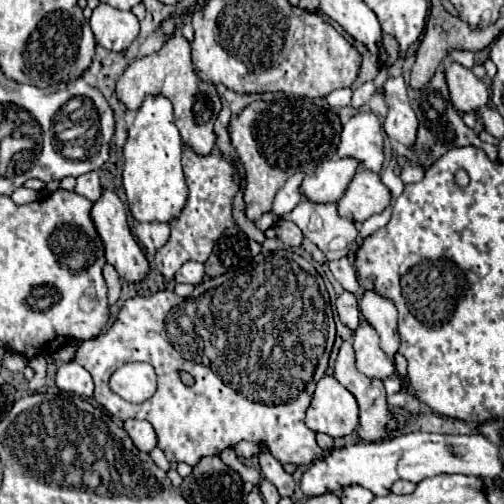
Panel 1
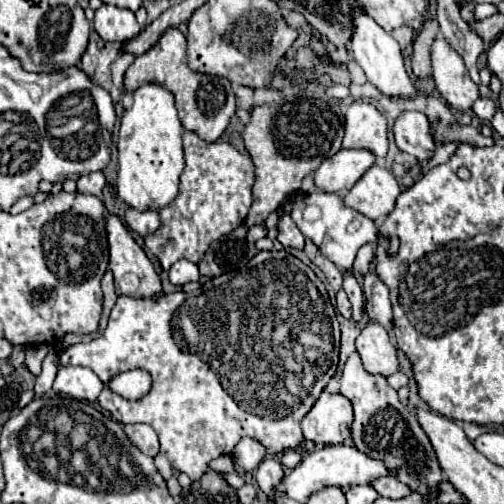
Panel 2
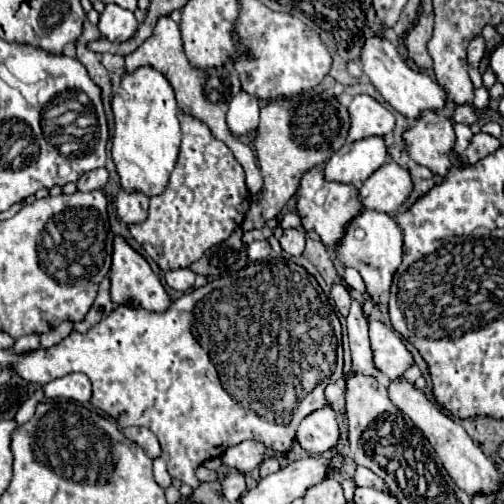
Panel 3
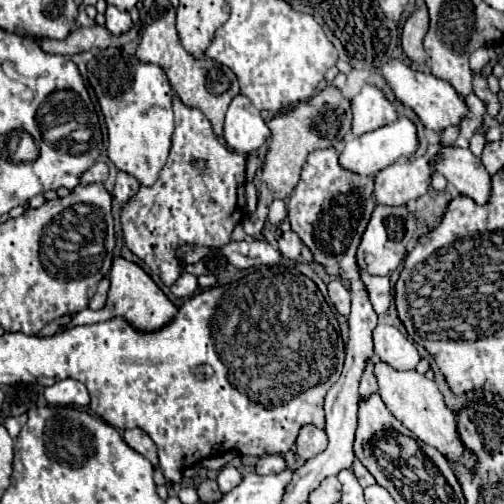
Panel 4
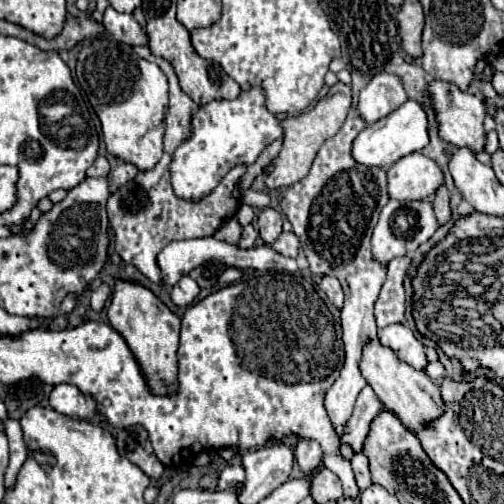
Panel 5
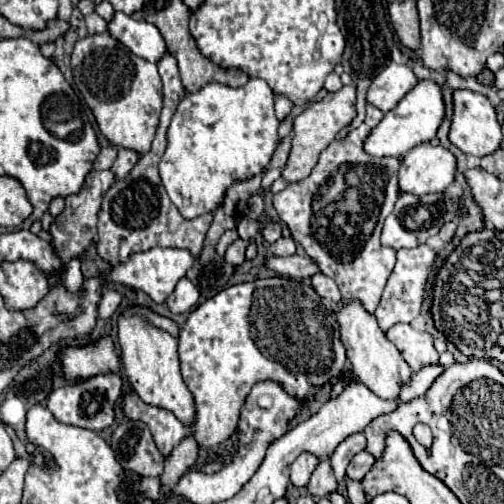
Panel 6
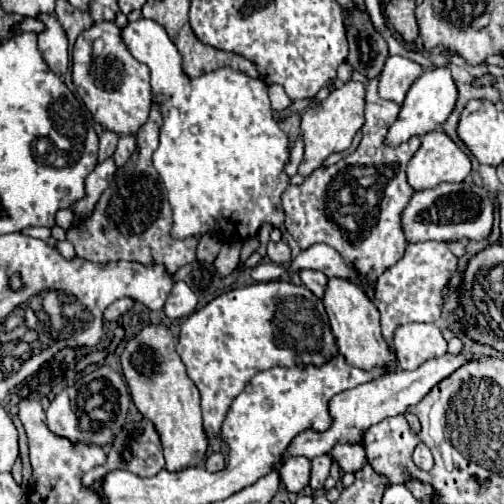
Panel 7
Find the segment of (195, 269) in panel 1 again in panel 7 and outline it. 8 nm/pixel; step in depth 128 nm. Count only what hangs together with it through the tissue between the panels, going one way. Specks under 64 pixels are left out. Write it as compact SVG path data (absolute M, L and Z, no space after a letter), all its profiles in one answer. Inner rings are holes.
M176 282L176 286L172 288L166 304L164 304L164 312L168 318L184 318L190 316L196 310L198 298L196 294L188 288L186 282Z

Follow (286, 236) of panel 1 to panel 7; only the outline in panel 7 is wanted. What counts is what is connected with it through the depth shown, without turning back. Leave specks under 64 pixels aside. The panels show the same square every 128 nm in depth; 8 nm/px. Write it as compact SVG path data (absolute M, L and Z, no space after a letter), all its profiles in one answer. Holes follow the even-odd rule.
M270 242L268 244L268 258L274 264L288 264L290 262L290 246L286 242Z

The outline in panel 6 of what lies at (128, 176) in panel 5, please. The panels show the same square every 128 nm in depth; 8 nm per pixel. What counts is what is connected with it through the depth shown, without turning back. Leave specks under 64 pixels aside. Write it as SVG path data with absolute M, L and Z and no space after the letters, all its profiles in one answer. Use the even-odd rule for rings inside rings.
M120 148L120 150L118 150L118 158L116 158L114 166L110 168L110 170L114 172L116 180L122 180L122 178L126 178L126 176L128 176L128 172L134 168L136 160L138 160L138 154L136 154L136 152Z

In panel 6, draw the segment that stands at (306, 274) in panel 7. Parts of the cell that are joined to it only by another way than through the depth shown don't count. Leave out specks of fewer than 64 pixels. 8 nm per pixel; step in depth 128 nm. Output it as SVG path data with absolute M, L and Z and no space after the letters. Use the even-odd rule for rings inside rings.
M314 274L312 276L312 286L314 286L314 290L320 298L326 298L334 304L340 304L340 290L338 290L338 286L332 278L328 278L324 274Z

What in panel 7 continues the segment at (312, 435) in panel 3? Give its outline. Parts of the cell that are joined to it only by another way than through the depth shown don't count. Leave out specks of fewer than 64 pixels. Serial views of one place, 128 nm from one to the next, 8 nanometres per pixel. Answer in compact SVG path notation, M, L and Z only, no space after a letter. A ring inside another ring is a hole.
M304 456L288 458L280 470L280 476L288 492L302 492L310 480L310 460Z

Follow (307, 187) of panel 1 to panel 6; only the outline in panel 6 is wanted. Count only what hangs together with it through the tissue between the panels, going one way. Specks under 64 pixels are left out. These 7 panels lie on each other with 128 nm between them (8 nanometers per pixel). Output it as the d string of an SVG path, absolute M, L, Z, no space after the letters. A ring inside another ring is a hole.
M422 80L418 82L400 102L396 108L392 108L390 112L384 114L384 118L380 120L380 124L376 128L372 128L370 136L366 136L364 140L364 152L368 152L370 156L404 156L408 150L412 150L416 144L424 144L430 142L432 138L436 138L436 130L442 124L444 118L444 100L442 100L442 90L430 82L430 80Z

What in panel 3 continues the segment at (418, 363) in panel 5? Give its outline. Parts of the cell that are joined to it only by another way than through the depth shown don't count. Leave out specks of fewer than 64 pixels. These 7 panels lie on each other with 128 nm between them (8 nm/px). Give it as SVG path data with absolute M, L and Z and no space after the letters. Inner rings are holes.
M378 320L370 322L370 348L376 368L388 380L400 378L402 372L414 364L412 354L406 350L404 342L384 322Z

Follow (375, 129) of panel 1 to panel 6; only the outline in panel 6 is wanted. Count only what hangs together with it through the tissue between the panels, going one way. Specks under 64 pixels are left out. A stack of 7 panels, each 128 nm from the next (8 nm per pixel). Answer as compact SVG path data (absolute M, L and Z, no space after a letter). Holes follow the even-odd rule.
M388 64L370 84L366 92L366 102L382 112L392 110L414 86L418 78L406 64Z

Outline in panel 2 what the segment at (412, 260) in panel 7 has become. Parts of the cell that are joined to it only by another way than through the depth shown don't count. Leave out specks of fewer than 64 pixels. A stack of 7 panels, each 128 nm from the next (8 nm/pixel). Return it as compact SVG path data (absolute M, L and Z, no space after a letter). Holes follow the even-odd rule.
M364 244L360 248L360 254L356 256L354 260L354 272L358 274L366 274L370 270L370 262L372 262L372 256L374 256L374 248L370 244Z

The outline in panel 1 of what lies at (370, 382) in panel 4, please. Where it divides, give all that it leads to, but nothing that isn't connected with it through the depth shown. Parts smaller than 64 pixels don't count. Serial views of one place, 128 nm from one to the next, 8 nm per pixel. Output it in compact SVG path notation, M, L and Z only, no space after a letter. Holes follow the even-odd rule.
M348 258L330 260L328 266L330 266L330 272L334 274L334 278L342 284L344 290L348 290L348 292L358 292L358 288L360 288L358 276L356 276L356 270L354 270L354 266L350 264Z

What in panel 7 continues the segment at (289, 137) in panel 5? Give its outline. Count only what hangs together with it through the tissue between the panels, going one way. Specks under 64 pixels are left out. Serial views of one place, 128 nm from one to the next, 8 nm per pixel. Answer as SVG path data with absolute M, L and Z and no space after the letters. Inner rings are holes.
M346 82L342 88L336 90L336 94L340 98L334 98L336 94L332 94L330 98L326 98L320 104L314 104L312 108L308 108L300 116L300 134L302 134L302 142L304 142L304 160L302 160L300 168L298 168L300 176L310 176L316 168L322 166L322 162L332 152L342 152L342 150L350 148L354 134L364 124L364 92L366 92L364 84ZM346 88L348 88L348 94L346 94Z

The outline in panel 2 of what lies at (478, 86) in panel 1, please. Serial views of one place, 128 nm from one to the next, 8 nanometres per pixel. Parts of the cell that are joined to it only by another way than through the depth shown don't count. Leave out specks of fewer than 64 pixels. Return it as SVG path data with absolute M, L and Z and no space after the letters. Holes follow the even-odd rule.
M438 36L432 44L432 68L436 88L452 108L464 112L480 98L480 90L470 80L462 58L448 46L442 36Z

